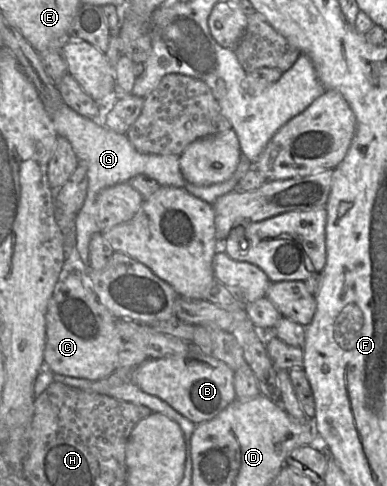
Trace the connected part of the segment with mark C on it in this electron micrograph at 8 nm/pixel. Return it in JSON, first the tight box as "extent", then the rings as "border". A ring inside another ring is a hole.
{"extent":[44,271,124,381],"border":[[[72,271],[61,278],[57,283],[50,299],[46,314],[46,345],[44,350],[44,363],[55,373],[74,378],[99,381],[109,377],[118,368],[119,353],[124,344],[116,326],[116,318],[98,300],[91,289],[89,277],[77,271]]]}

